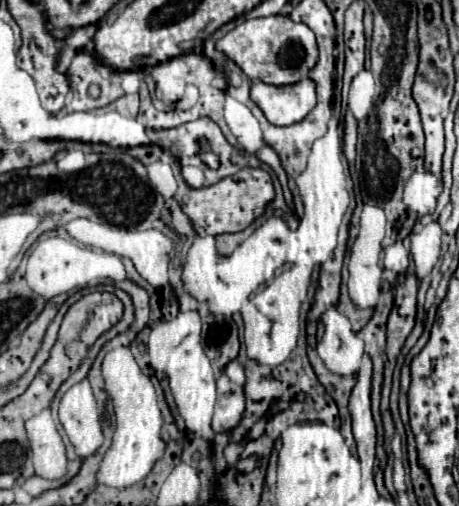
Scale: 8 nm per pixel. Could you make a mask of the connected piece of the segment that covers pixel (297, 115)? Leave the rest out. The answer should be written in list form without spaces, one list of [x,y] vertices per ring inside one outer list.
[[[304,77],[292,85],[254,83],[250,91],[252,101],[264,111],[266,119],[274,125],[292,125],[302,121],[316,107],[316,83]]]

